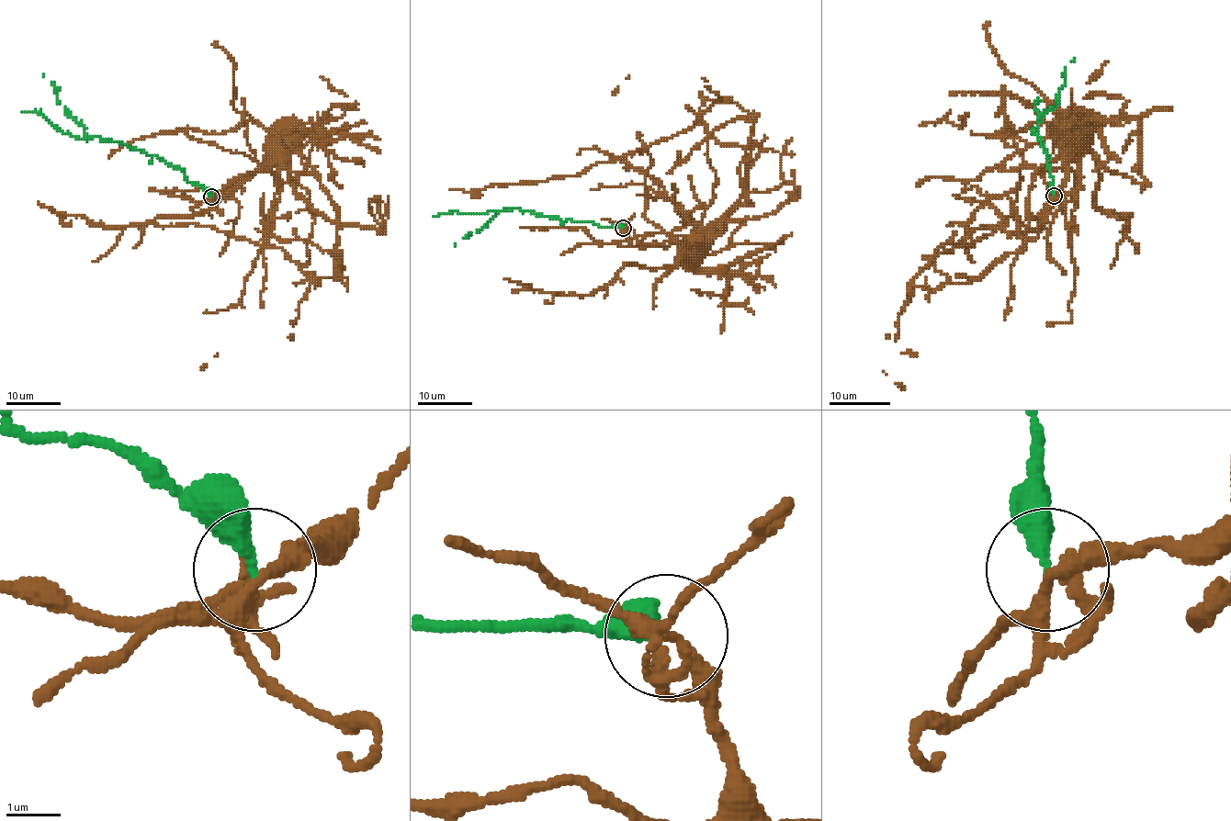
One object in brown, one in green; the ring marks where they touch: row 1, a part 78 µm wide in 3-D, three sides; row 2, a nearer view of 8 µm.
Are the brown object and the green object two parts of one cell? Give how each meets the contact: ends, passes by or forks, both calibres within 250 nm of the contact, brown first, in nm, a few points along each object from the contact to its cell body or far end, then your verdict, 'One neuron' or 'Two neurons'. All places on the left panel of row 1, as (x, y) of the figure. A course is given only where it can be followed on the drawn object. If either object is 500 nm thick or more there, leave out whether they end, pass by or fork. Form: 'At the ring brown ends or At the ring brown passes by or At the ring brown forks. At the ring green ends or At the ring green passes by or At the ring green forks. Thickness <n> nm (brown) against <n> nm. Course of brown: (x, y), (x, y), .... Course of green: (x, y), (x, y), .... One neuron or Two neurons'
At the ring brown forks. At the ring green ends. Thickness 240 nm (brown) against 320 nm. Course of brown: (211, 196), (237, 177), (269, 165), (275, 160), (277, 136), (281, 131). Course of green: (211, 196), (156, 156), (118, 140), (89, 139), (59, 103), (53, 83), (42, 74). Two neurons

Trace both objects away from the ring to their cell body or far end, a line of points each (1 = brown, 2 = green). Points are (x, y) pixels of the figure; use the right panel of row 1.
1: (1054, 196), (1069, 193), (1074, 188), (1075, 174), (1063, 161), (1069, 123)
2: (1054, 196), (1046, 150), (1033, 129), (1055, 106), (1065, 84), (1065, 68), (1075, 59)

